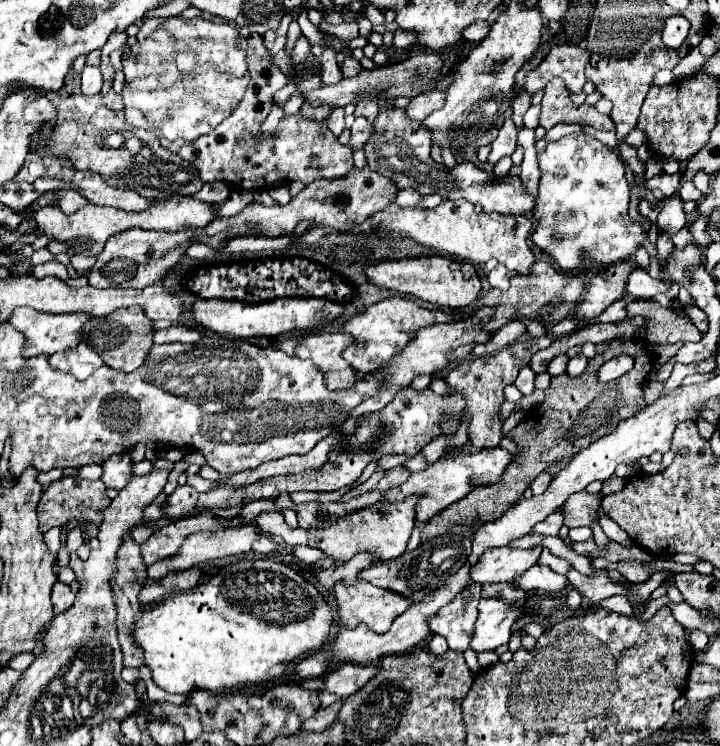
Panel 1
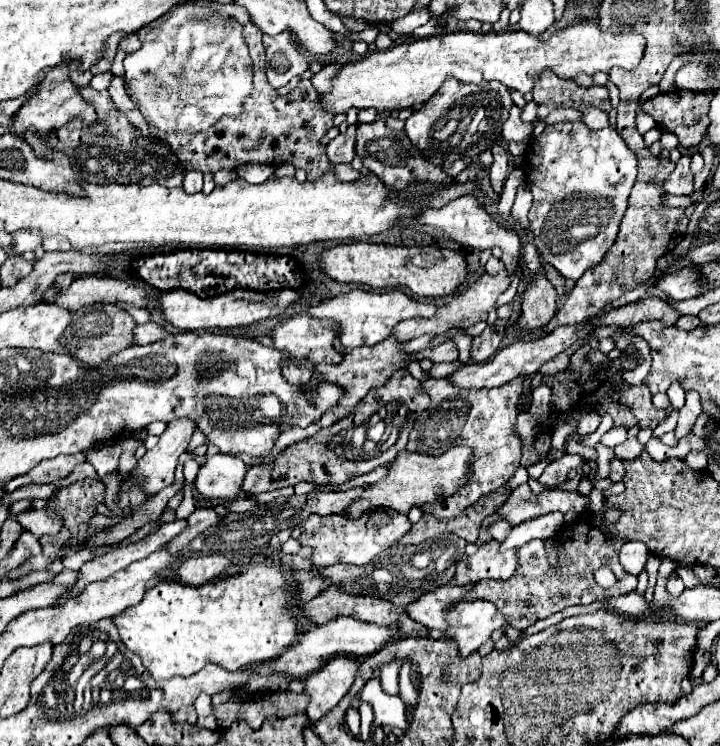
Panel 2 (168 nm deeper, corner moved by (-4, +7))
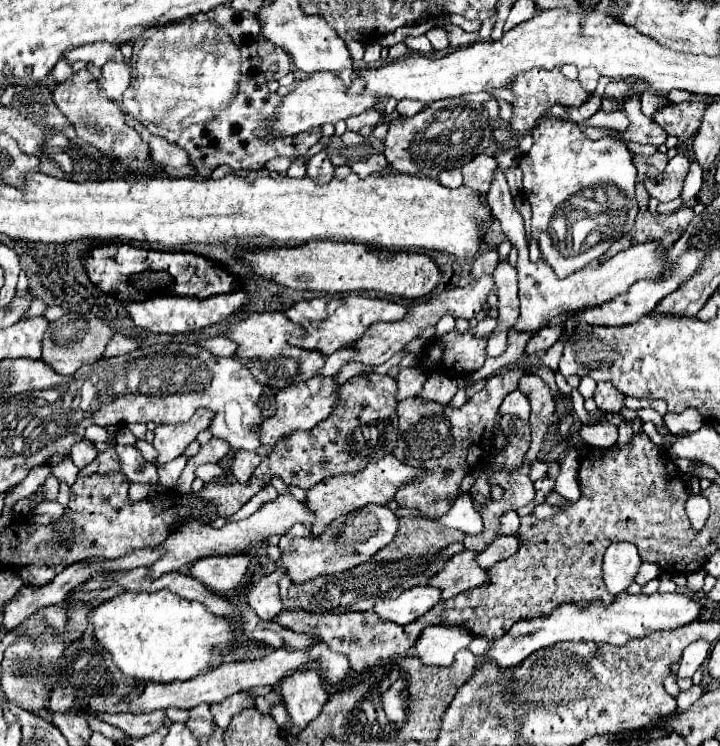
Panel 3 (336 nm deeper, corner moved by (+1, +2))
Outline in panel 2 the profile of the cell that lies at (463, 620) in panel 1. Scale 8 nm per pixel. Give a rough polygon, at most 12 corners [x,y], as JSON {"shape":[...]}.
{"shape":[[442,585],[410,603],[408,615],[428,629],[450,629],[448,611],[470,585]]}

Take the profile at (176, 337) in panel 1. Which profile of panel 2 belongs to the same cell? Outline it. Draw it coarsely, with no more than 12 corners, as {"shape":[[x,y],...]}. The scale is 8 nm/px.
{"shape":[[156,323],[136,327],[136,345],[162,341],[172,333]]}

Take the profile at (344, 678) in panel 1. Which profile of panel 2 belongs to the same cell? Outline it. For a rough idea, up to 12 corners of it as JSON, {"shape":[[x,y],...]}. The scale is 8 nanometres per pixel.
{"shape":[[334,657],[306,677],[312,723],[350,691],[362,659]]}

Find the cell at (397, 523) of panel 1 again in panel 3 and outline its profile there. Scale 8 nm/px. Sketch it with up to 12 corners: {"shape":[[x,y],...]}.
{"shape":[[367,504],[311,536],[295,524],[279,540],[293,584],[367,562],[399,520]]}

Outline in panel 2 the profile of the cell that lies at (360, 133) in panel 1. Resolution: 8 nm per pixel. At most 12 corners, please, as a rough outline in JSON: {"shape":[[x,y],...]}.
{"shape":[[356,125],[326,147],[332,163],[350,163],[356,155]]}

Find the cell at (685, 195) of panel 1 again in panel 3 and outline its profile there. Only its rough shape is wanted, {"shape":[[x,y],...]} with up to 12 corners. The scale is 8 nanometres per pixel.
{"shape":[[669,160],[663,174],[649,168],[645,188],[659,202],[679,198],[689,160]]}

